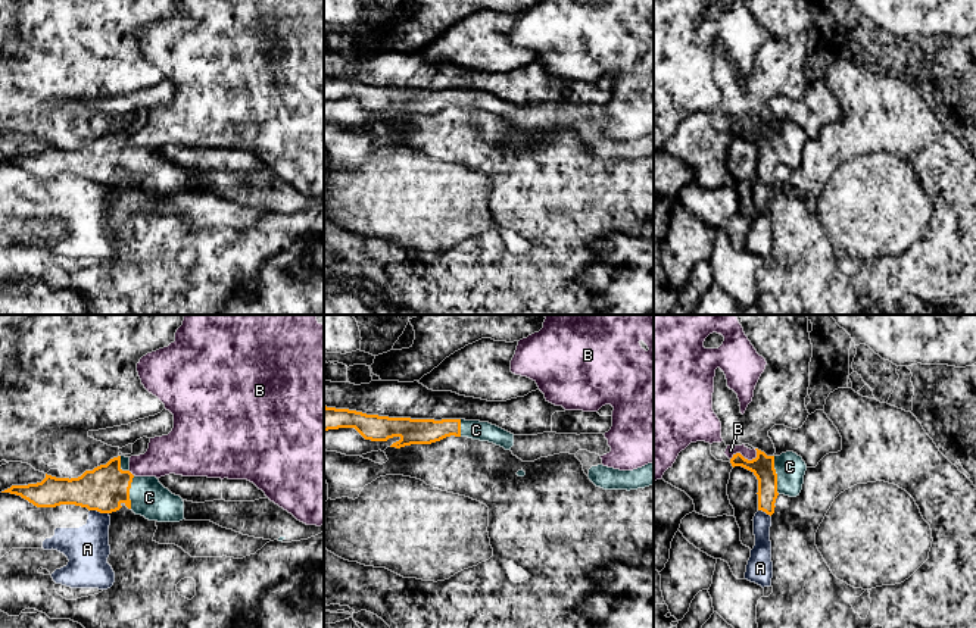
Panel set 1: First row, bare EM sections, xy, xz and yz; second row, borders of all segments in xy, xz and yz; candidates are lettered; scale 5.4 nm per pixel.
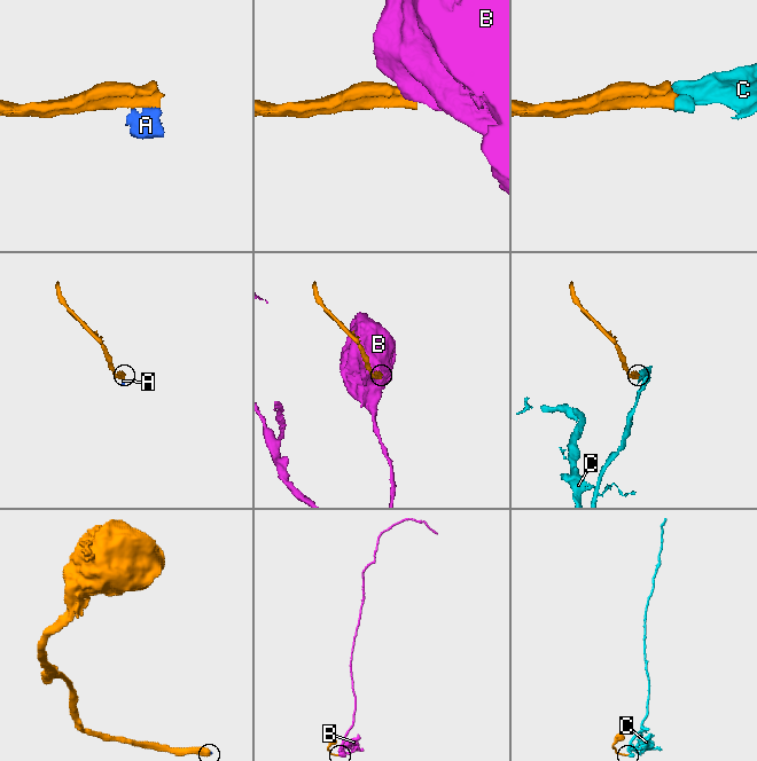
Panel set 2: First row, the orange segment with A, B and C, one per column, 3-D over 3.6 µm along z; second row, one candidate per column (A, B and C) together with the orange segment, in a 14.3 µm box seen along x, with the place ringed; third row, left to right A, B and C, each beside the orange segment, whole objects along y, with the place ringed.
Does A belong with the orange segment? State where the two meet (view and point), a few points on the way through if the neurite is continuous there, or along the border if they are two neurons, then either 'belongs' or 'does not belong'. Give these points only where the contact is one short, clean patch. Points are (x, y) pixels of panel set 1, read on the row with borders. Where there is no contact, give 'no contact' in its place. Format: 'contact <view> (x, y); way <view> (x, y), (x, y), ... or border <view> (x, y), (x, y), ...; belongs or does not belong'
contact xy (99, 511); border xy (90, 509), (108, 514); does not belong

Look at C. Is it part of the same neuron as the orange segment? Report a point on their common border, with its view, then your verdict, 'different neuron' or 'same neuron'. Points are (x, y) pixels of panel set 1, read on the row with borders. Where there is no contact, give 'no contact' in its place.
contact yz (776, 475); same neuron

